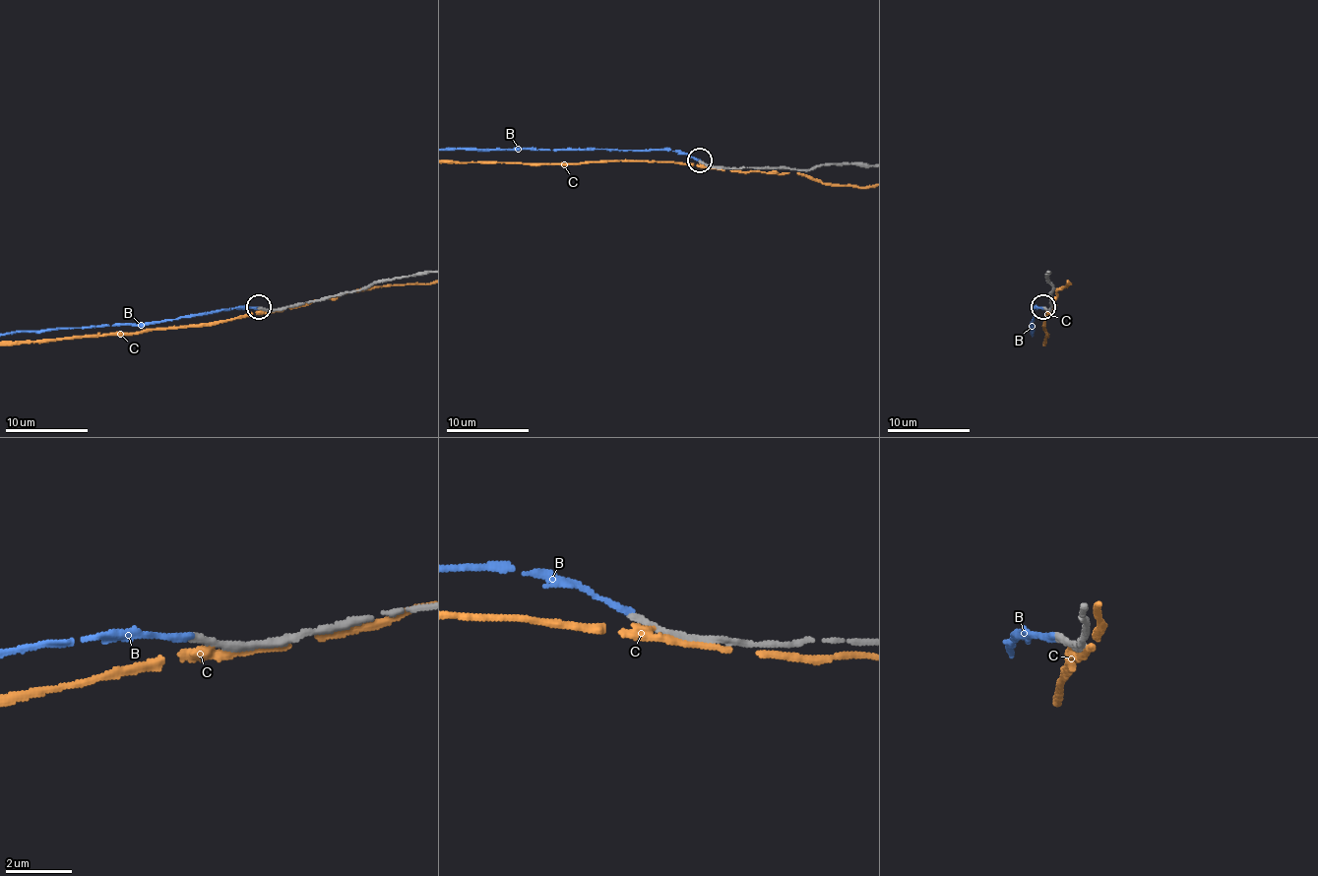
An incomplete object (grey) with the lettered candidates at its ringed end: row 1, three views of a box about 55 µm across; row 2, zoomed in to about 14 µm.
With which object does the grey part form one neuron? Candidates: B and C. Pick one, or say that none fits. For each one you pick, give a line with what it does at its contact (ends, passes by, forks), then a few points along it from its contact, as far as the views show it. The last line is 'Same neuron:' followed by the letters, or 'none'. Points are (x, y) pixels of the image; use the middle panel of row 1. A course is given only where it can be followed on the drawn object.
B: It ends there
Same neuron: B

